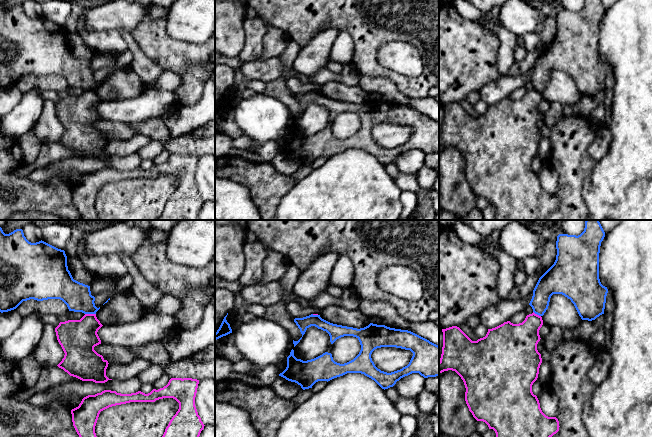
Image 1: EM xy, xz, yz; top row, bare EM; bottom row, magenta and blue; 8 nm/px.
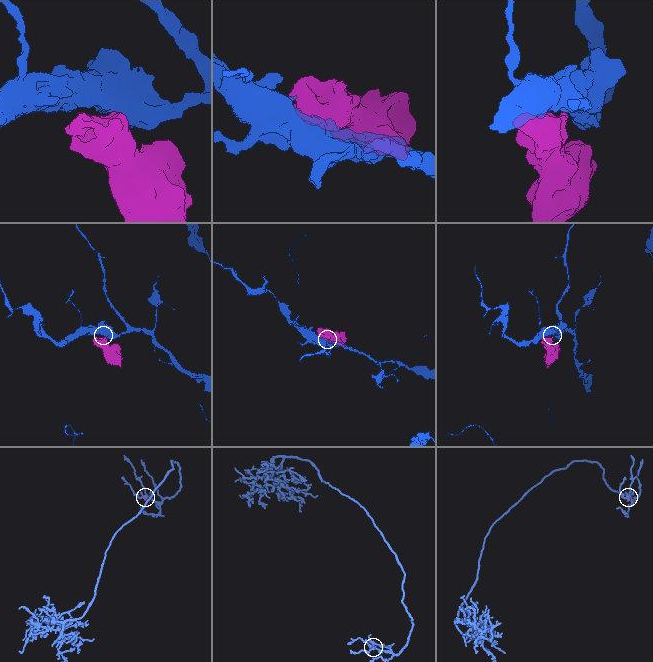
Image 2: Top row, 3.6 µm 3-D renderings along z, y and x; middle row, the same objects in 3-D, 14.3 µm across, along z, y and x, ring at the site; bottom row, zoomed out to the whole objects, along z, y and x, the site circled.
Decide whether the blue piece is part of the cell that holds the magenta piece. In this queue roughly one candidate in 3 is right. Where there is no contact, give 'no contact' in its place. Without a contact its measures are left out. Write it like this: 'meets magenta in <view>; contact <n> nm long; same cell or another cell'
meets magenta in xy; contact 90 nm long; another cell

